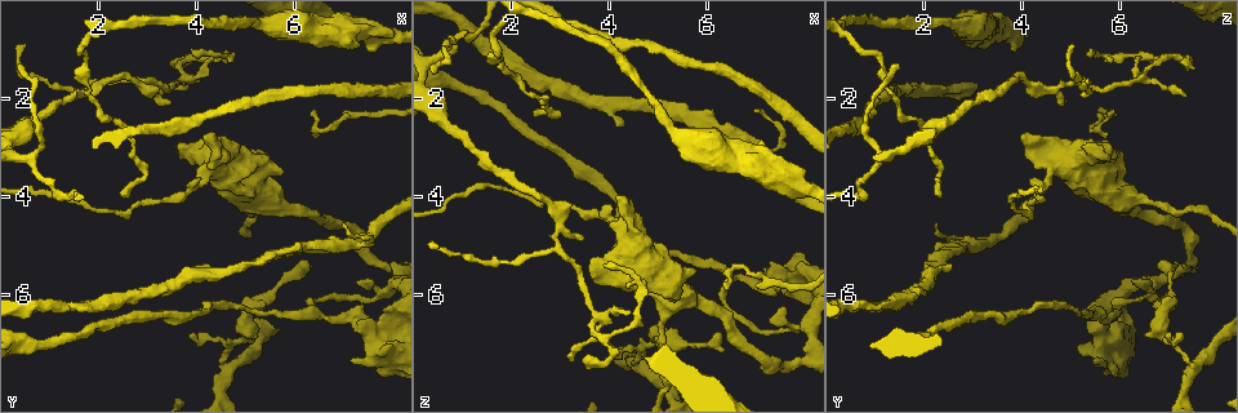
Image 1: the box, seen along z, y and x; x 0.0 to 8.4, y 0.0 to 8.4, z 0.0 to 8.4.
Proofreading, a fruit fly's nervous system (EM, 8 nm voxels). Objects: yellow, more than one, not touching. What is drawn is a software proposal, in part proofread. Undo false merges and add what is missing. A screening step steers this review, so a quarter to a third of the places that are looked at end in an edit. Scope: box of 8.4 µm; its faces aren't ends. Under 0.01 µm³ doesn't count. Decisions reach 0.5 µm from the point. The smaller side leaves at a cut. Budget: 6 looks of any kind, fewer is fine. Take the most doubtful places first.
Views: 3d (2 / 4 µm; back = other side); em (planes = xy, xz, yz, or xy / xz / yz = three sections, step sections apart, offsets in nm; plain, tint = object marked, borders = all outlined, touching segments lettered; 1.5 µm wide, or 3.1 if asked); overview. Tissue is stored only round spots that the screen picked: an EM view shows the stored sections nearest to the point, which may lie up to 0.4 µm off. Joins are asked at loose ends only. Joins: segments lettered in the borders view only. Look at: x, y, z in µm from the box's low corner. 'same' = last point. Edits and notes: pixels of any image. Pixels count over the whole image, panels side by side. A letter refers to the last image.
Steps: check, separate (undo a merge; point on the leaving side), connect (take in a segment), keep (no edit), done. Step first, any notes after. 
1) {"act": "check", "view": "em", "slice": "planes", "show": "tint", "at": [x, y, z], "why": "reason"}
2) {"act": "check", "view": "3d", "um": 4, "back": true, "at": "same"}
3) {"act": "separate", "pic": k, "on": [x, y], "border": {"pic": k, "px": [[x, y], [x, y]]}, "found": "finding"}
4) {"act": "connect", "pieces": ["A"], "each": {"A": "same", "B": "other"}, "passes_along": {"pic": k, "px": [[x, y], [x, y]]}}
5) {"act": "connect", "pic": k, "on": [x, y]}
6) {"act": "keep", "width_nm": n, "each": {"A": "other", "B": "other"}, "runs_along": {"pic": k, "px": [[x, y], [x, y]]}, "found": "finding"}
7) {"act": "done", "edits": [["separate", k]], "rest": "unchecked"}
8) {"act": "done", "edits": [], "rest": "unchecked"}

{"act": "check", "view": "3d", "um": 2, "at": [4.60, 7.55, 7.40], "why": "three-way junction"}

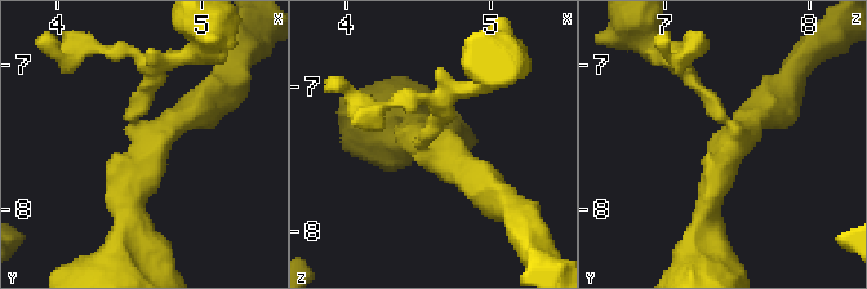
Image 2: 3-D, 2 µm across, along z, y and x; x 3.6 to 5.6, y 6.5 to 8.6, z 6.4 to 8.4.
{"act": "check", "view": "em", "slice": "yz", "step": 4, "show": "plain", "at": [4.64, 7.50, 7.48], "arms": 3}

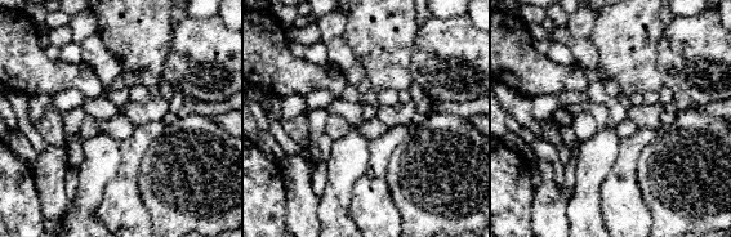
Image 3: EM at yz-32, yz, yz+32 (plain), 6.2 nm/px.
{"act": "check", "view": "em", "slice": "yz", "step": 4, "show": "borders", "at": "same"}

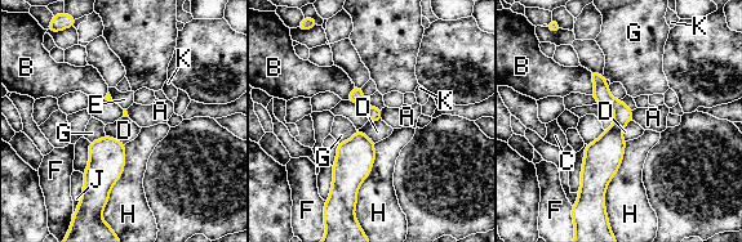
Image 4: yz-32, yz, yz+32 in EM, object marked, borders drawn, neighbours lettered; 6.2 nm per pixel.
{"act": "keep", "each": {"A": "other", "B": "other", "C": "other", "D": "other", "E": "other", "F": "other", "G": "other", "H": "other", "J": "other", "K": "other"}, "found": "continuous, no second neuron"}

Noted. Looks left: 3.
{"act": "check", "view": "3d", "um": 4, "at": [2.55, 4.00, 2.35], "why": "tapers out"}

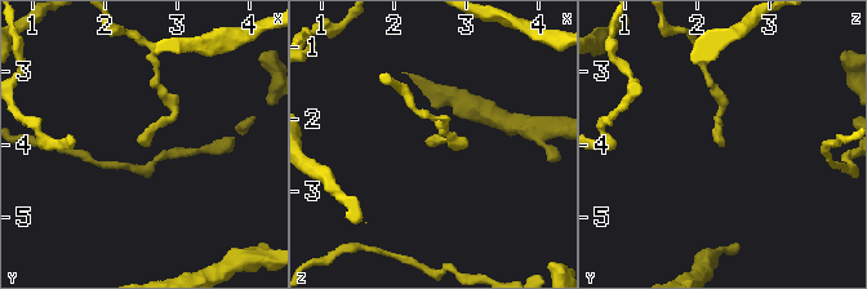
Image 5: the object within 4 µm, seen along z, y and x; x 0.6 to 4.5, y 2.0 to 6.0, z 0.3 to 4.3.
{"act": "check", "view": "em", "slice": "xy", "step": 8, "show": "borders", "at": [2.50, 4.00, 2.40]}

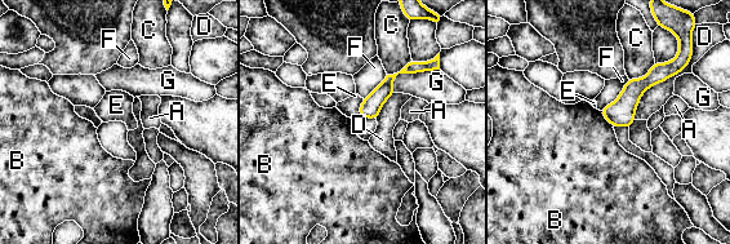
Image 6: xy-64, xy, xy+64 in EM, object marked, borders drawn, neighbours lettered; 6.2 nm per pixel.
{"act": "check", "view": "em", "slice": "planes", "show": "borders", "at": "same", "why": "cut it another way"}

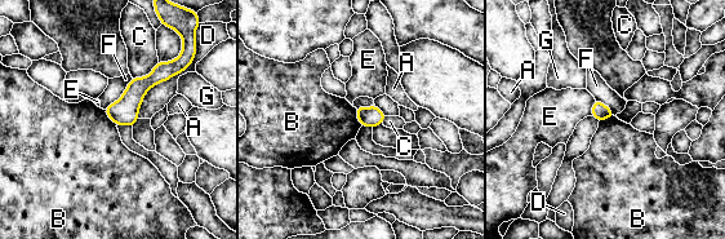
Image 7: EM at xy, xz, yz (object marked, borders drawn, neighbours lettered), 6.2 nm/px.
{"act": "keep", "longest_contact_nm": ["D", 440], "each": {"A": "other", "B": "other", "C": "other", "D": "other", "E": "other", "F": "other", "G": "other"}, "runs_along": {"pic": 7, "px": [[165, 66], [118, 111], [109, 111]]}, "found": "none of them fits"}

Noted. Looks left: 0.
{"act": "done", "edits": [], "rest": "unchecked"}

